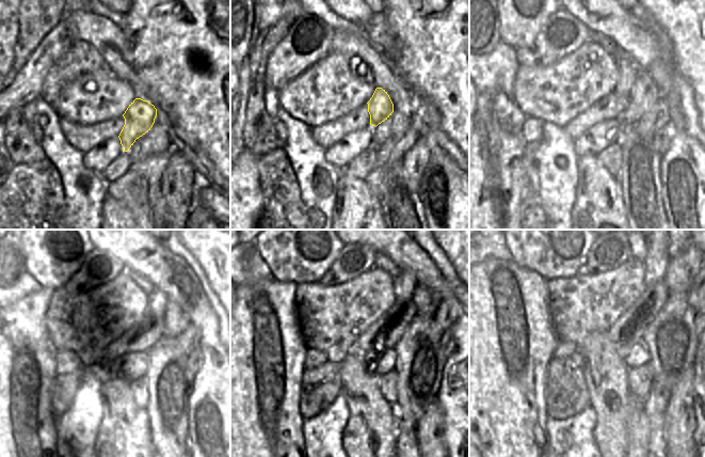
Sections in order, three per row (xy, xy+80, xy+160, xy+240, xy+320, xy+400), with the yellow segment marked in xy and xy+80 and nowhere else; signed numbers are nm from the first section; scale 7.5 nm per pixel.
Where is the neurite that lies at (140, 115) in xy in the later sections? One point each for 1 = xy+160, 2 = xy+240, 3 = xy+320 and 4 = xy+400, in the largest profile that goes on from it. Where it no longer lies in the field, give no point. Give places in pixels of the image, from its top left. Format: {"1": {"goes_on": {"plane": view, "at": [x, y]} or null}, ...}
{"1": {"goes_on": {"plane": "xy+160", "at": [626, 79]}}, "2": {"goes_on": {"plane": "xy+240", "at": [157, 301]}}, "3": {"goes_on": {"plane": "xy+320", "at": [404, 283]}}, "4": {"goes_on": {"plane": "xy+400", "at": [658, 255]}}}

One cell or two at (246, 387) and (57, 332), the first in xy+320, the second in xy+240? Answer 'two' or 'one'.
two

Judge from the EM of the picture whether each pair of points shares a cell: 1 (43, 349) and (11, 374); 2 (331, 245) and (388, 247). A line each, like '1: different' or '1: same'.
1: same
2: different

